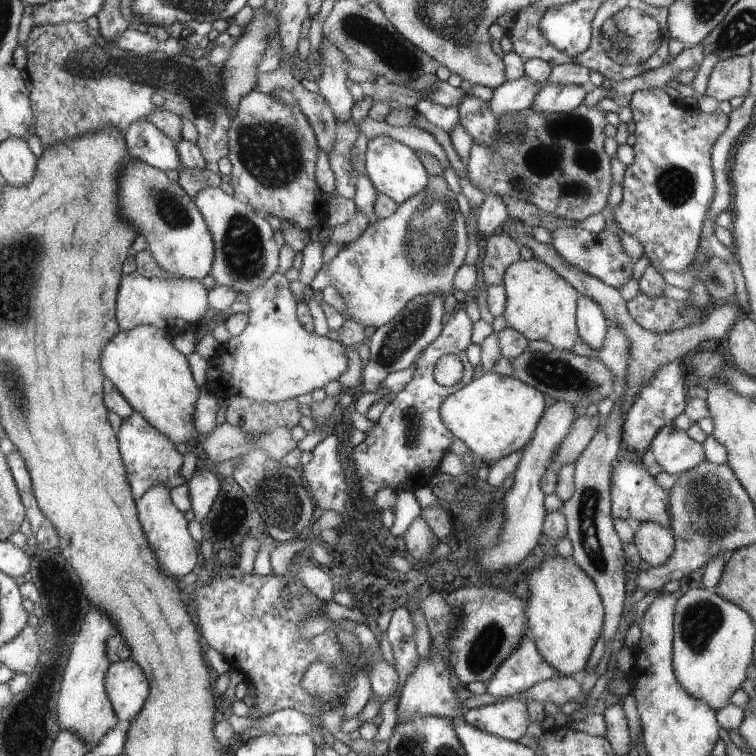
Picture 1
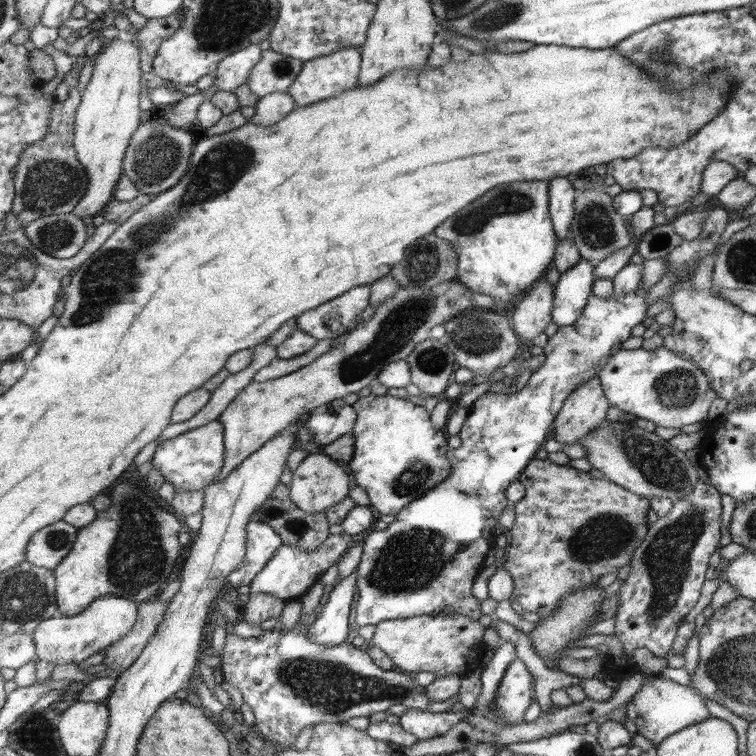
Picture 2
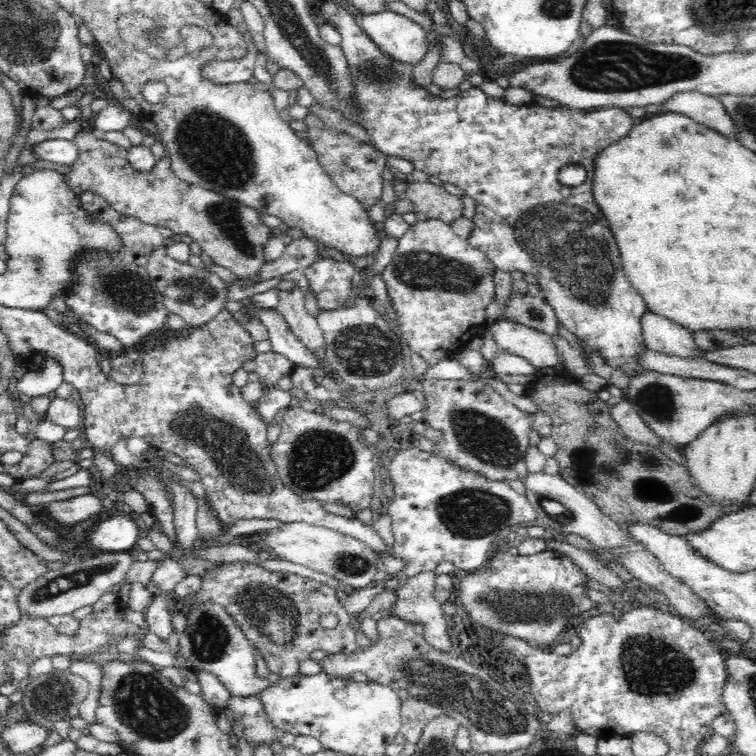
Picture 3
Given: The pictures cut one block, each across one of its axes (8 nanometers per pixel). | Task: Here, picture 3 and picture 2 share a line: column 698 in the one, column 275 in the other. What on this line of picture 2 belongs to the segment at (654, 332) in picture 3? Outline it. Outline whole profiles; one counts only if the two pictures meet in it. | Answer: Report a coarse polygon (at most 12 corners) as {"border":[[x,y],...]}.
{"border":[[266,342],[252,348],[248,369],[230,374],[207,407],[190,420],[169,424],[159,445],[218,419],[258,370],[278,356]]}

